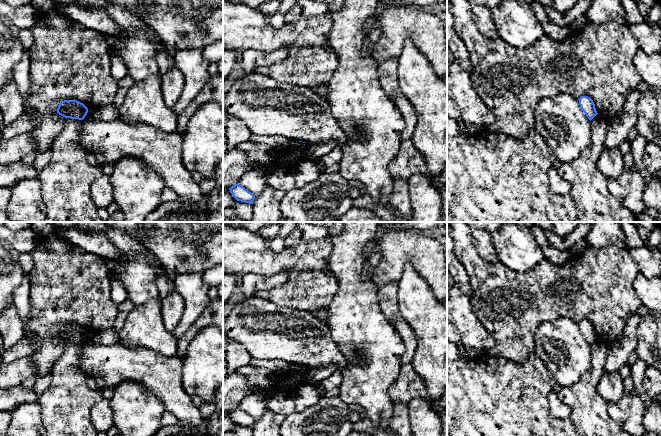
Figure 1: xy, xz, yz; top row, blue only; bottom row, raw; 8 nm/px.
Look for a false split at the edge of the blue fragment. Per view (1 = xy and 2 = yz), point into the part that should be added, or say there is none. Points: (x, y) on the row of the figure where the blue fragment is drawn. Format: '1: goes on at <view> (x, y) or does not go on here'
1: does not go on here
2: does not go on here

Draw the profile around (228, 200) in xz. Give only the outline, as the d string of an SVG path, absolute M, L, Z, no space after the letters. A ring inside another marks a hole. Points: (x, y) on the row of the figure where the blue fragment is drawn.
M223 188L223 208L235 205L237 200L232 196L229 189Z

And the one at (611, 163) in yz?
M619 148L603 150L598 160L598 167L607 178L620 179L624 170L624 161Z

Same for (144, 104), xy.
M160 74L135 82L129 88L118 118L128 124L155 126L167 133L176 131L177 115L164 102Z

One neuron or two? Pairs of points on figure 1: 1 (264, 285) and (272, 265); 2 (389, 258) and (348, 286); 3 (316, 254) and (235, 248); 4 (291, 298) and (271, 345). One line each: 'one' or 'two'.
1: two
2: two
3: one
4: two

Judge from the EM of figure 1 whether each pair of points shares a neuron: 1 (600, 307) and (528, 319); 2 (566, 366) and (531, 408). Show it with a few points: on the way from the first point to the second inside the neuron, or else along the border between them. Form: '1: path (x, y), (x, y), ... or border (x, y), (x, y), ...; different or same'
1: path (582, 307), (546, 307); same
2: border (545, 367), (556, 383); different

